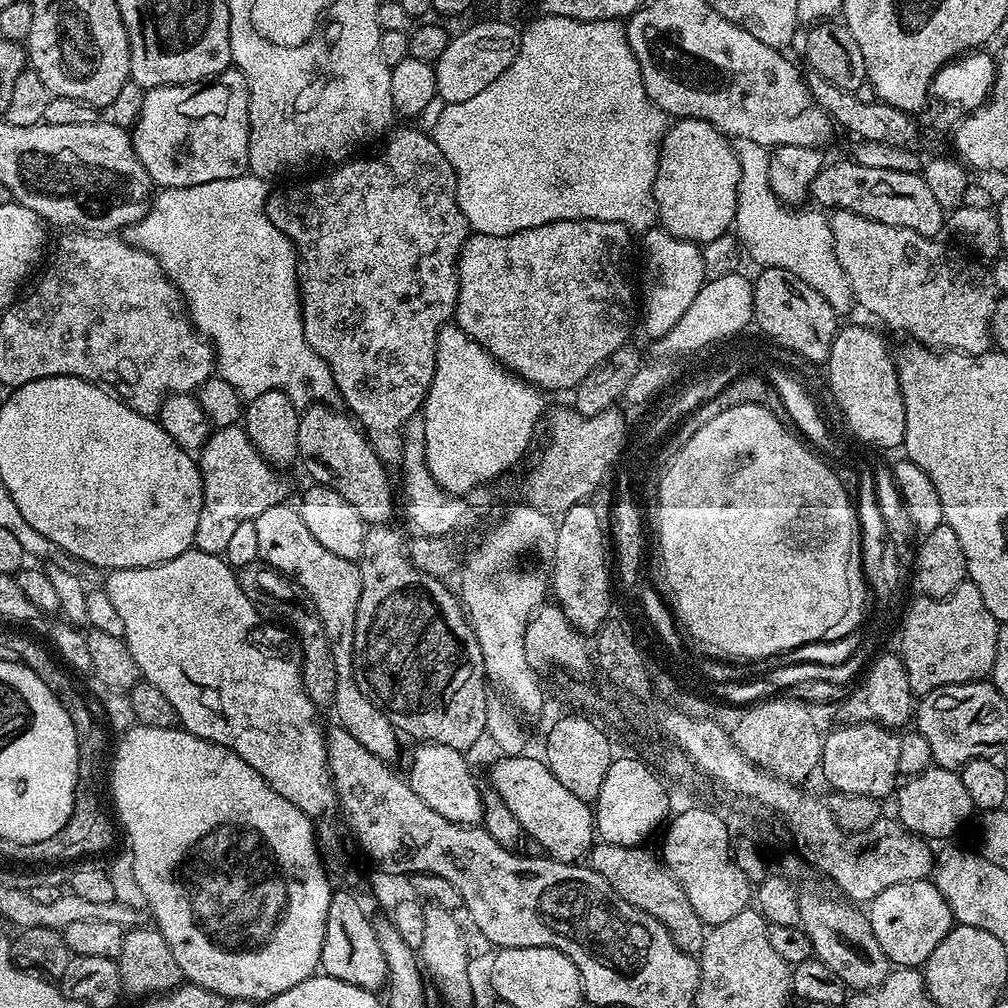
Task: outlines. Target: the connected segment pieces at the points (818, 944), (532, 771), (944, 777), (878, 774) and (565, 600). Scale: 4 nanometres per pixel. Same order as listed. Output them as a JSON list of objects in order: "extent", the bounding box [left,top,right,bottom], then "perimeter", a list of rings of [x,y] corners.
[{"extent":[798,890,890,992],"perimeter":[[[804,890],[798,898],[799,927],[810,938],[813,957],[826,962],[826,966],[830,966],[830,970],[834,970],[834,974],[838,974],[838,978],[842,978],[844,985],[852,992],[866,992],[869,988],[876,988],[890,971],[886,954],[882,954],[878,946],[874,930],[870,930],[867,915],[861,909],[859,912],[856,909],[859,907],[853,903],[832,896]]]},{"extent":[491,755,594,864],"perimeter":[[[501,755],[500,760],[494,761],[491,787],[506,806],[510,806],[514,818],[518,818],[524,828],[525,837],[533,836],[551,859],[567,864],[583,861],[594,844],[594,812],[589,801],[570,794],[570,790],[550,774],[543,759],[536,757],[535,760],[528,755]]]},{"extent":[895,766,974,842],"perimeter":[[[935,766],[928,768],[925,772],[920,772],[917,776],[907,777],[899,785],[898,791],[895,793],[896,812],[901,824],[909,828],[916,836],[923,836],[929,842],[937,842],[936,840],[944,840],[947,836],[952,836],[964,823],[968,820],[968,815],[974,812],[974,805],[970,794],[966,794],[966,786],[962,786],[962,778],[959,771],[951,768],[937,768]]]},{"extent":[819,722,900,802],"perimeter":[[[847,722],[841,723],[841,728],[836,728],[832,733],[825,735],[823,737],[824,749],[820,755],[820,767],[819,771],[824,772],[824,780],[829,785],[827,786],[831,791],[841,792],[842,794],[862,794],[866,798],[874,798],[875,800],[884,802],[887,801],[888,796],[891,797],[893,793],[897,791],[898,788],[898,777],[900,776],[900,767],[898,766],[898,742],[900,741],[900,736],[897,735],[893,729],[883,728],[881,724],[850,724]]]},{"extent":[550,502,614,634],"perimeter":[[[592,502],[570,506],[559,517],[556,541],[550,553],[550,592],[569,622],[582,634],[595,634],[606,624],[614,607],[614,568],[610,563],[610,536]]]}]

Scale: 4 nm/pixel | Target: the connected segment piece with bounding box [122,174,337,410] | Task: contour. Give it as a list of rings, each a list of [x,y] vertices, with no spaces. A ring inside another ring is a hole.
[[[245,174],[238,178],[226,178],[218,182],[202,182],[202,186],[186,186],[185,188],[162,188],[152,197],[150,210],[138,222],[123,229],[122,235],[128,244],[135,248],[144,248],[162,266],[162,270],[170,278],[170,282],[180,291],[184,297],[184,304],[188,308],[188,316],[192,325],[200,333],[205,341],[212,345],[212,351],[216,353],[215,371],[218,376],[236,388],[237,394],[242,398],[251,398],[258,394],[266,394],[270,390],[284,392],[290,398],[290,402],[296,404],[297,409],[303,410],[309,404],[331,401],[331,396],[337,395],[336,383],[330,374],[330,366],[314,354],[312,347],[306,342],[302,330],[302,314],[300,313],[300,279],[296,276],[296,245],[266,214],[266,202],[270,191],[269,181],[251,174]]]

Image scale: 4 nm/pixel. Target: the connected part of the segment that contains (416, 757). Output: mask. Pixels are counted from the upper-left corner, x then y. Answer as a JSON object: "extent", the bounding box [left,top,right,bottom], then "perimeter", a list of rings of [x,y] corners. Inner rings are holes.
{"extent":[406,742,484,825],"perimeter":[[[420,742],[412,752],[412,769],[406,772],[408,785],[442,818],[450,818],[455,824],[479,825],[484,818],[484,798],[482,788],[476,785],[472,777],[472,768],[468,765],[468,756],[450,746]]]}

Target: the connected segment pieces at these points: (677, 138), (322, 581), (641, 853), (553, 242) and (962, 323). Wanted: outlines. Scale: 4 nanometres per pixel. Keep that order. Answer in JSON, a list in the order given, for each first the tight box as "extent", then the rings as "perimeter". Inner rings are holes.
[{"extent":[652,119,738,246],"perimeter":[[[677,119],[669,127],[668,131],[665,132],[664,140],[660,143],[660,161],[658,162],[658,170],[656,171],[656,181],[652,187],[652,192],[656,195],[656,214],[665,232],[703,246],[714,238],[725,235],[733,227],[733,221],[736,219],[736,197],[738,195],[738,155],[736,156],[735,150],[732,149],[732,144],[733,141],[731,139],[722,138],[722,133],[714,125],[705,120]]]},{"extent":[256,502,400,762],"perimeter":[[[285,502],[278,506],[270,506],[256,520],[258,530],[258,550],[260,560],[268,567],[302,586],[320,615],[326,638],[330,642],[330,654],[334,654],[334,666],[338,674],[338,687],[334,690],[332,708],[338,719],[339,727],[344,728],[370,754],[392,762],[400,752],[400,740],[395,726],[386,718],[386,714],[363,692],[356,681],[354,662],[354,622],[358,614],[358,598],[362,594],[362,578],[357,561],[338,558],[330,550],[325,550],[314,539],[314,534],[306,530],[306,522],[302,522],[299,507]]]},{"extent":[590,842,706,953],"perimeter":[[[600,842],[591,849],[590,867],[606,877],[613,890],[626,898],[626,902],[658,918],[658,922],[662,922],[662,926],[670,930],[670,936],[683,952],[700,953],[704,945],[706,926],[702,918],[694,914],[694,906],[690,906],[690,898],[686,898],[686,890],[682,890],[672,871],[664,865],[663,859],[657,853],[655,856],[648,846],[635,848]]]},{"extent":[455,220,638,393],"perimeter":[[[559,220],[550,222],[546,226],[527,228],[513,236],[482,236],[469,235],[468,241],[462,246],[460,260],[456,264],[456,272],[460,276],[460,289],[456,303],[455,323],[470,338],[477,340],[481,346],[487,348],[488,353],[500,363],[503,368],[508,368],[516,376],[521,376],[527,384],[533,384],[545,393],[564,392],[575,390],[582,378],[590,374],[614,350],[625,347],[632,336],[632,323],[638,320],[638,292],[632,289],[632,239],[634,233],[631,228],[618,222],[602,222],[601,220]]]},{"extent":[828,208,998,356],"perimeter":[[[849,208],[831,213],[828,225],[834,234],[834,254],[850,278],[855,303],[860,304],[872,316],[889,324],[896,332],[905,332],[905,337],[933,350],[965,352],[981,356],[992,344],[992,315],[996,309],[998,293],[992,284],[991,275],[975,264],[963,251],[955,252],[939,239],[923,236],[914,230],[898,226],[886,226],[886,222],[874,222],[862,214],[854,214]]]}]

